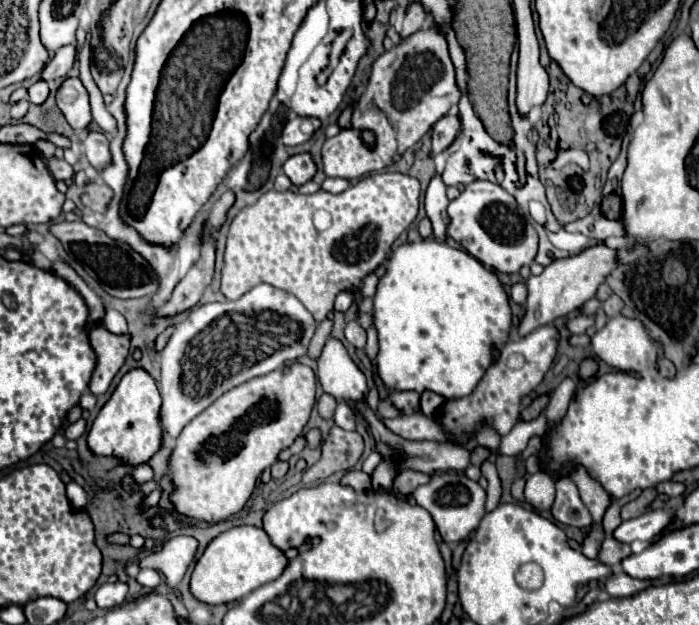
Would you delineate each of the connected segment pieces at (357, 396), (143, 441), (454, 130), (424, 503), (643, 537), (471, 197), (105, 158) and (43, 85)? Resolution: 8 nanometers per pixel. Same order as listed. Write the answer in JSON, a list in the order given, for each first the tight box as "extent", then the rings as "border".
[{"extent":[321,338,369,400],"border":[[[327,338],[321,352],[321,386],[337,400],[361,400],[369,392],[365,374],[351,360],[347,348],[337,338]]]},{"extent":[89,368,163,464],"border":[[[143,368],[129,370],[117,388],[113,390],[107,404],[97,414],[89,430],[89,448],[101,456],[117,456],[129,464],[147,462],[163,444],[161,428],[161,394],[155,380]]]},{"extent":[431,116,459,156],"border":[[[445,116],[433,126],[433,148],[431,156],[441,154],[445,148],[449,148],[459,134],[459,118],[457,116]]]},{"extent":[413,472,485,544],"border":[[[463,472],[435,474],[429,484],[419,486],[413,492],[413,498],[421,508],[425,508],[433,516],[437,530],[447,544],[457,544],[465,540],[477,528],[485,514],[485,490],[475,480],[467,478]]]},{"extent":[615,510,675,544],"border":[[[651,510],[639,518],[633,518],[633,520],[627,520],[623,522],[617,530],[615,530],[615,538],[619,542],[627,542],[631,544],[633,540],[641,540],[641,542],[651,542],[657,534],[665,532],[671,522],[673,522],[675,514],[673,510]]]},{"extent":[447,180,537,274],"border":[[[485,180],[469,184],[461,192],[461,196],[449,204],[447,212],[451,218],[447,234],[485,268],[513,274],[519,272],[521,266],[527,266],[535,260],[537,232],[533,228],[533,222],[523,214],[517,200],[499,184]]]},{"extent":[83,132,111,172],"border":[[[89,132],[83,144],[85,144],[87,160],[91,162],[91,166],[97,172],[101,172],[103,168],[107,168],[111,164],[111,150],[109,150],[109,140],[105,138],[105,134]]]},{"extent":[27,80,49,104],"border":[[[45,80],[33,82],[27,90],[29,90],[29,100],[33,104],[43,104],[47,100],[47,96],[49,96],[49,88],[47,88],[47,82]]]}]

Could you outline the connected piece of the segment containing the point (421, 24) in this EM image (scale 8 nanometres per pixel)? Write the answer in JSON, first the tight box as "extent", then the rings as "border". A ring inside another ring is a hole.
{"extent":[401,4,427,38],"border":[[[411,4],[407,8],[407,14],[405,14],[405,20],[403,20],[401,38],[411,36],[413,32],[419,32],[421,28],[425,28],[425,20],[427,20],[427,14],[425,14],[423,6],[421,4]]]}

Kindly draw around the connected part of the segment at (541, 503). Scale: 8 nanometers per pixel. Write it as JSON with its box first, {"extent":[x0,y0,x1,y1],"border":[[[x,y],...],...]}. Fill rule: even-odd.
{"extent":[525,472,555,512],"border":[[[537,472],[527,478],[525,500],[539,512],[549,510],[555,500],[555,480],[547,472]]]}

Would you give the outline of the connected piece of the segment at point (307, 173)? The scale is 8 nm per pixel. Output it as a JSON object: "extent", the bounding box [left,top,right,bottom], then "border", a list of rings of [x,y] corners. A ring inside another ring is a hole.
{"extent":[283,154,315,186],"border":[[[297,154],[291,156],[285,164],[283,164],[283,172],[289,176],[289,180],[295,186],[301,186],[305,182],[309,182],[315,176],[315,162],[309,154]]]}

